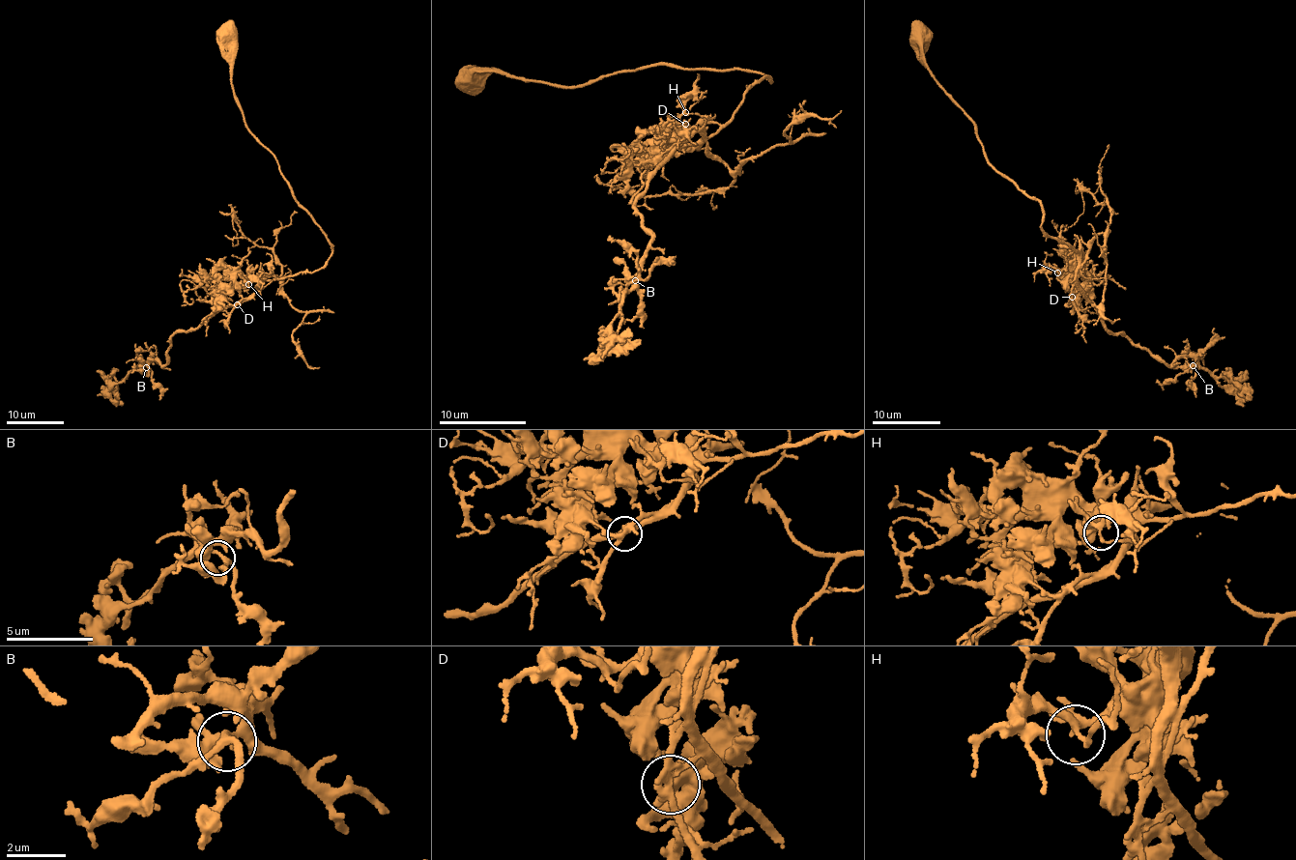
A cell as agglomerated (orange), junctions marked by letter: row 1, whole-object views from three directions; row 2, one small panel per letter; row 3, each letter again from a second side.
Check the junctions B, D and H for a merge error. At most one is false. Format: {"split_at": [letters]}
{"split_at": ["D"]}

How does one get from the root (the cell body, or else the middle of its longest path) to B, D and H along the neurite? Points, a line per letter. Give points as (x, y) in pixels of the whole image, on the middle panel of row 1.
B: (471, 81), (492, 67), (566, 87), (661, 61), (771, 79), (648, 182), (635, 209), (651, 238), (635, 280)
D: (471, 81), (492, 67), (566, 87), (661, 61), (771, 79), (705, 138), (685, 124)
H: (471, 81), (492, 67), (566, 87), (661, 61), (771, 79), (691, 147), (685, 112)

